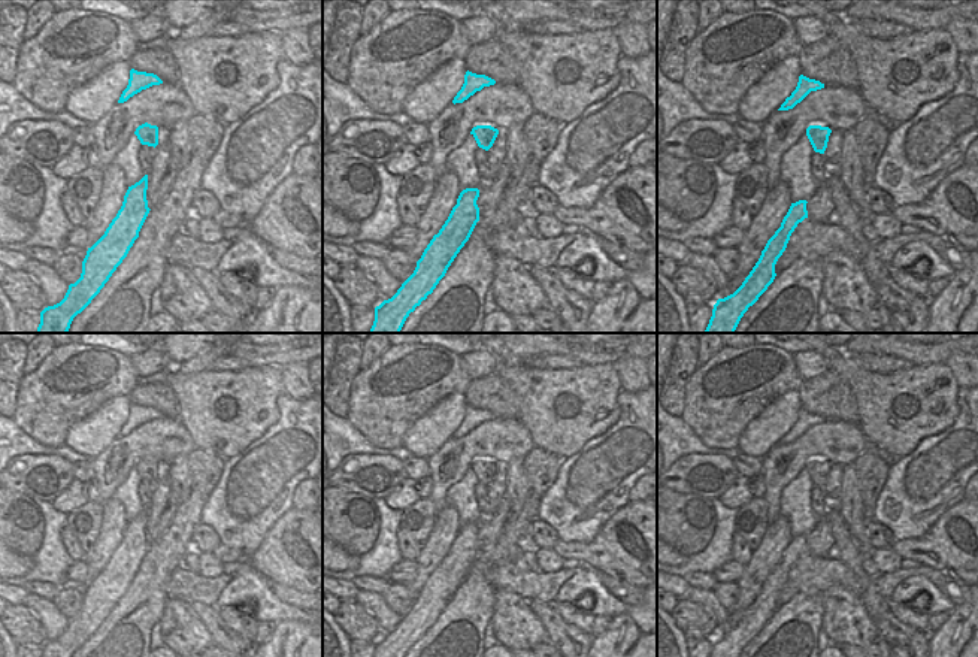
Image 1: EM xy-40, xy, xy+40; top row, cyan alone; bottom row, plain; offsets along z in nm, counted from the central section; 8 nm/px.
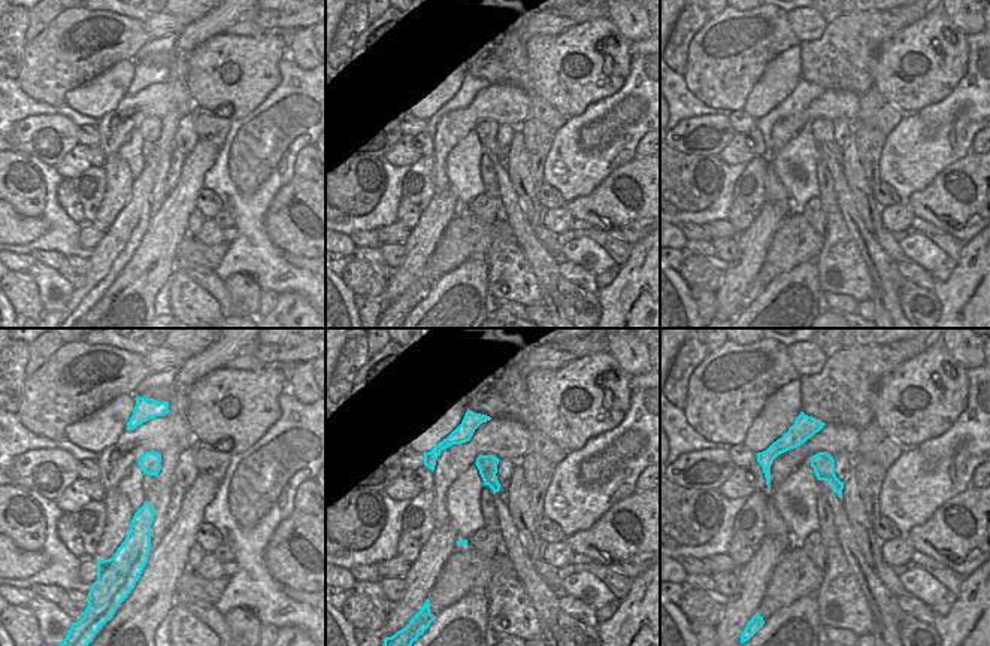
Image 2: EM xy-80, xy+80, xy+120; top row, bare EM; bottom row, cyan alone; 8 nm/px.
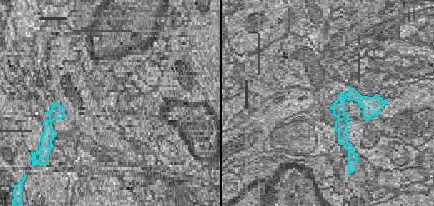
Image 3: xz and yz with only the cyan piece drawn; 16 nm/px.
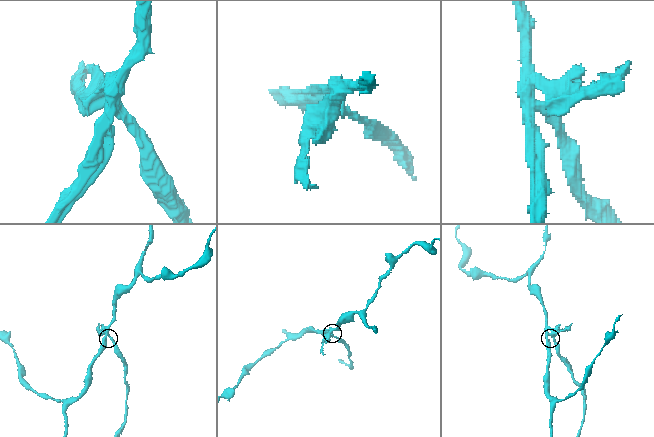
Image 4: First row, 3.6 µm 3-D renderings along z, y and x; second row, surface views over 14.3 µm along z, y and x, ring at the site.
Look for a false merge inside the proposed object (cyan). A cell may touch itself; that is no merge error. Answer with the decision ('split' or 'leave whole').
split

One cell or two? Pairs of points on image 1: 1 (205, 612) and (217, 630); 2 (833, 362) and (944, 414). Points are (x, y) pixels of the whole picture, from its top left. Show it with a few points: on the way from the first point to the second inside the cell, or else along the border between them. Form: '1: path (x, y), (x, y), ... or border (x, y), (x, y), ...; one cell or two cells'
1: path (209, 617), (215, 626); one cell
2: path (860, 381), (881, 397), (917, 399); one cell

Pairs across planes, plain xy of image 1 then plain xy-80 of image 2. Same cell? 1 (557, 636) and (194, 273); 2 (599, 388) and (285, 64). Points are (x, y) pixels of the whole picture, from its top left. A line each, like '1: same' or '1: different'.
1: same
2: different

